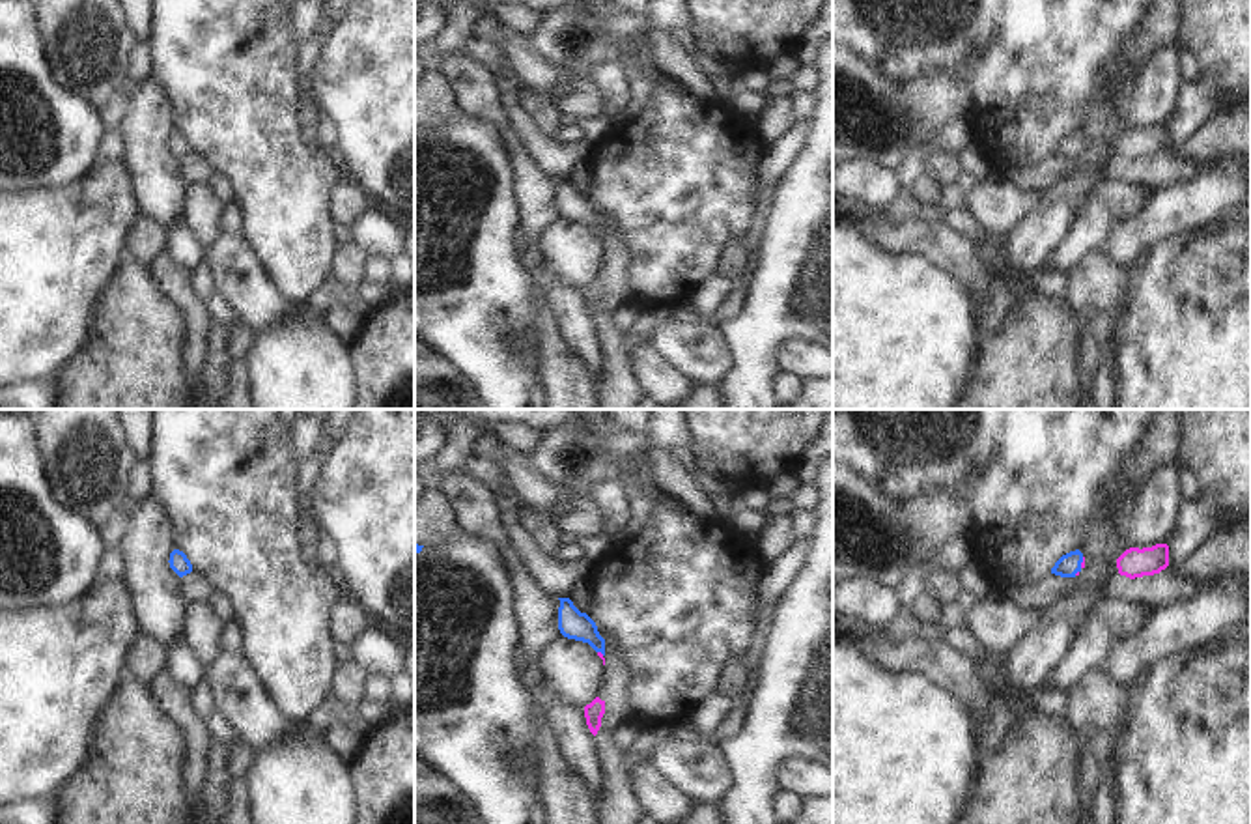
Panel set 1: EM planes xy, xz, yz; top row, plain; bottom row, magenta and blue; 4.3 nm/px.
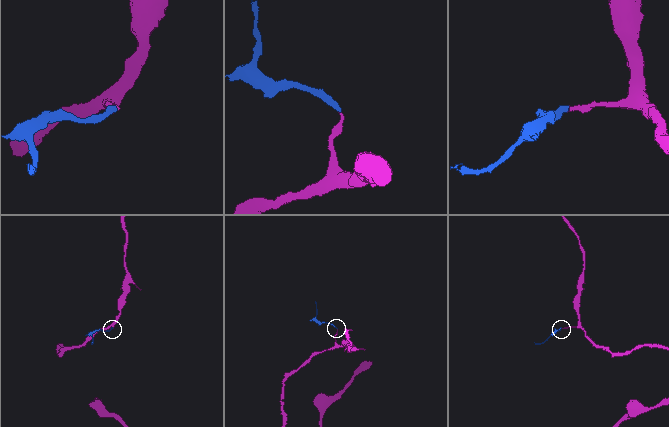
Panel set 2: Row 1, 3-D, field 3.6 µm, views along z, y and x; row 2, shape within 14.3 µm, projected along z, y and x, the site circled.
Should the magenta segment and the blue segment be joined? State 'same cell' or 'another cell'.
same cell

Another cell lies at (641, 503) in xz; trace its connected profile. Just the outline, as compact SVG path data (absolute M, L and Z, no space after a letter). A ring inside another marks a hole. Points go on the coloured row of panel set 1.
M627 488L626 493L633 510L633 523L644 523L655 510L652 497L642 488Z

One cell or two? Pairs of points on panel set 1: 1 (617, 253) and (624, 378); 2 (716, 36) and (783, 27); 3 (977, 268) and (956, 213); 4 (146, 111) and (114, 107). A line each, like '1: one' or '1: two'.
1: one
2: one
3: two
4: two

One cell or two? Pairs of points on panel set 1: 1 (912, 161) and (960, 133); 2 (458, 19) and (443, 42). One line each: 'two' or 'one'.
1: one
2: one

